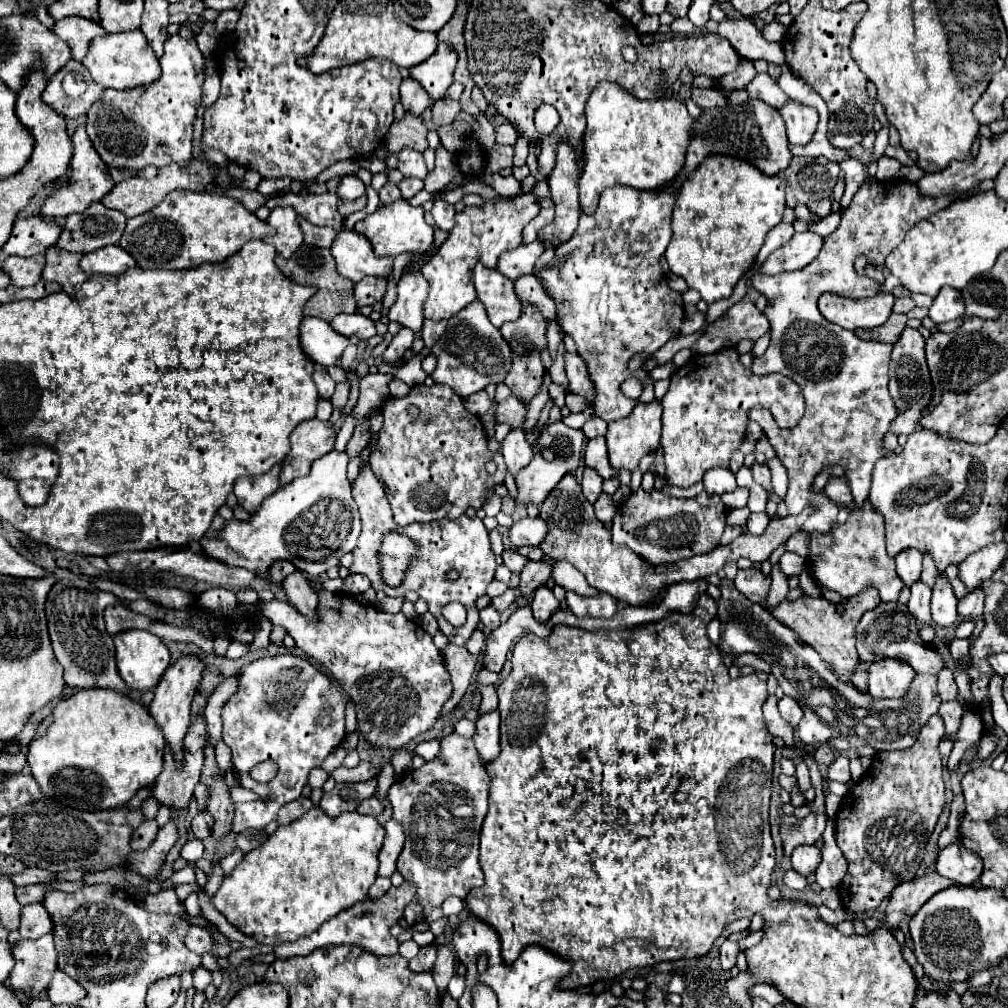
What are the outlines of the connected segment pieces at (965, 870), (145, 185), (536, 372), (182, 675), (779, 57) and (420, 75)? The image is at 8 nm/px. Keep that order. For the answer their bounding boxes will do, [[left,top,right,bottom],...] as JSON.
[[936,842,982,886],[102,160,212,218],[504,350,544,404],[148,654,204,758],[718,18,784,66],[410,42,456,100]]

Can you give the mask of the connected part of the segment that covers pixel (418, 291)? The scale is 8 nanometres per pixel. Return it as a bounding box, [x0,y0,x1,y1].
[388,272,428,338]

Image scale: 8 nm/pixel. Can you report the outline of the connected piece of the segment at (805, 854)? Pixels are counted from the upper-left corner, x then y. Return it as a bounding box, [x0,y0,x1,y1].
[792,846,822,876]

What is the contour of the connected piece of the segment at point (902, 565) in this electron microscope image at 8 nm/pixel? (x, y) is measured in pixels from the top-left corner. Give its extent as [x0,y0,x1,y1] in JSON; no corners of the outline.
[896,548,922,586]

